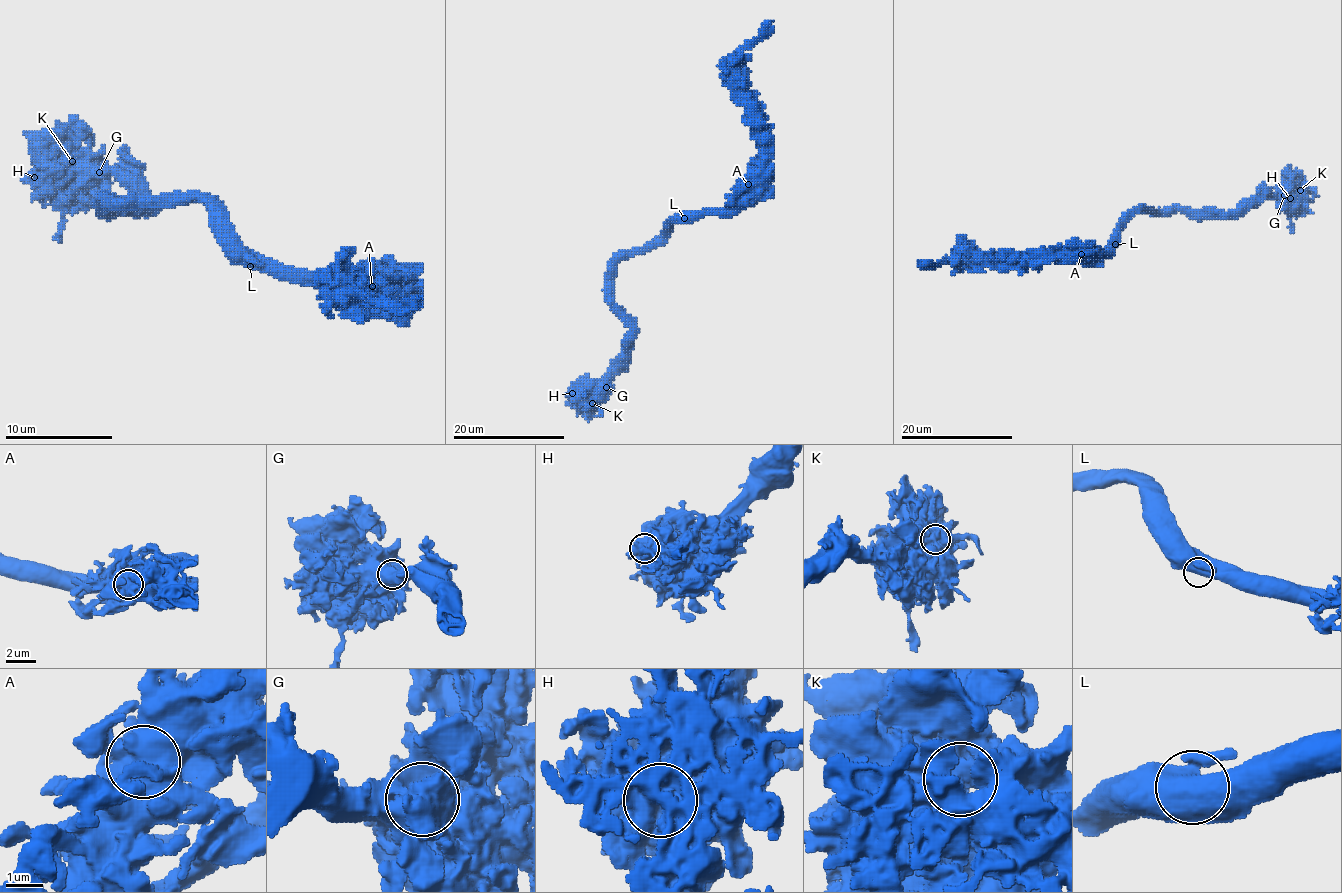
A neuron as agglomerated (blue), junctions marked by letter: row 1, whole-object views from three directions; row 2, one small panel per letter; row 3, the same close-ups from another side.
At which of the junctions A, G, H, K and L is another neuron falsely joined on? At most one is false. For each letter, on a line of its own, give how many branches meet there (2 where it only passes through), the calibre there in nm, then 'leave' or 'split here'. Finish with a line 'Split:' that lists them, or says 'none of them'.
A: 2 | 950 nm | leave
G: 2 | 850 nm | leave
H: 2 | 850 nm | leave
K: 2 | 800 nm | leave
L: 2 | 600 nm | leave
Split: none of them

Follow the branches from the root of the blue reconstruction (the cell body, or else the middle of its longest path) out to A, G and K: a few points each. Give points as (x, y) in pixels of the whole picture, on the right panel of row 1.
A: (1116, 236), (1110, 249), (1103, 254), (1081, 254)
G: (1116, 236), (1116, 230), (1136, 211), (1239, 213), (1265, 195), (1284, 195)
K: (1116, 236), (1116, 230), (1136, 211), (1239, 213), (1265, 195), (1283, 195), (1300, 190)

